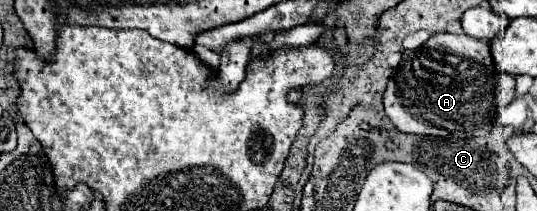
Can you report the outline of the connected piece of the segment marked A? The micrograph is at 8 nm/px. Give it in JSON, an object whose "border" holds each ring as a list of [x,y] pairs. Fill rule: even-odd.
{"border":[[[435,33],[429,41],[413,51],[403,51],[401,63],[393,69],[389,85],[385,89],[383,105],[385,115],[401,133],[435,135],[435,137],[481,137],[487,135],[495,119],[515,97],[515,77],[503,73],[489,51],[489,43],[473,39],[469,35]]]}

